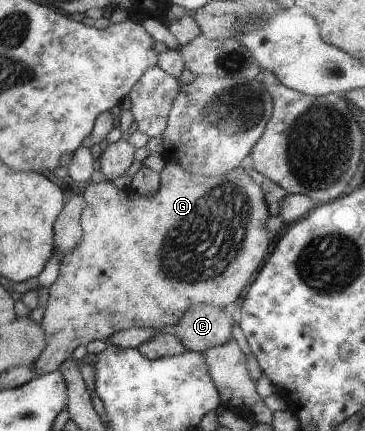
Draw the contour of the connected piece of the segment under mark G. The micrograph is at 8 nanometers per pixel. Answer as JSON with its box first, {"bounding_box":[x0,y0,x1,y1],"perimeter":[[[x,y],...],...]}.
{"bounding_box":[33,161,269,376],"perimeter":[[[165,161],[159,175],[159,189],[151,195],[145,197],[137,195],[129,188],[118,189],[111,180],[103,179],[99,183],[89,181],[86,185],[79,187],[83,195],[83,209],[80,215],[80,227],[82,229],[79,243],[69,253],[65,253],[60,258],[59,269],[55,281],[48,287],[48,299],[44,307],[44,314],[40,321],[43,329],[43,339],[45,339],[45,349],[41,351],[39,357],[33,364],[33,371],[37,376],[45,375],[57,370],[60,363],[71,357],[71,353],[78,345],[86,345],[93,340],[105,340],[116,331],[127,328],[143,329],[164,329],[176,325],[181,319],[184,311],[190,306],[197,304],[213,305],[218,308],[231,308],[233,301],[239,297],[239,293],[245,289],[249,283],[249,277],[257,267],[261,265],[265,251],[269,247],[267,239],[267,229],[265,229],[265,219],[269,216],[267,200],[264,198],[263,188],[246,172],[241,166],[235,170],[228,171],[227,174],[217,175],[217,177],[205,177],[186,172],[176,161]]]}

